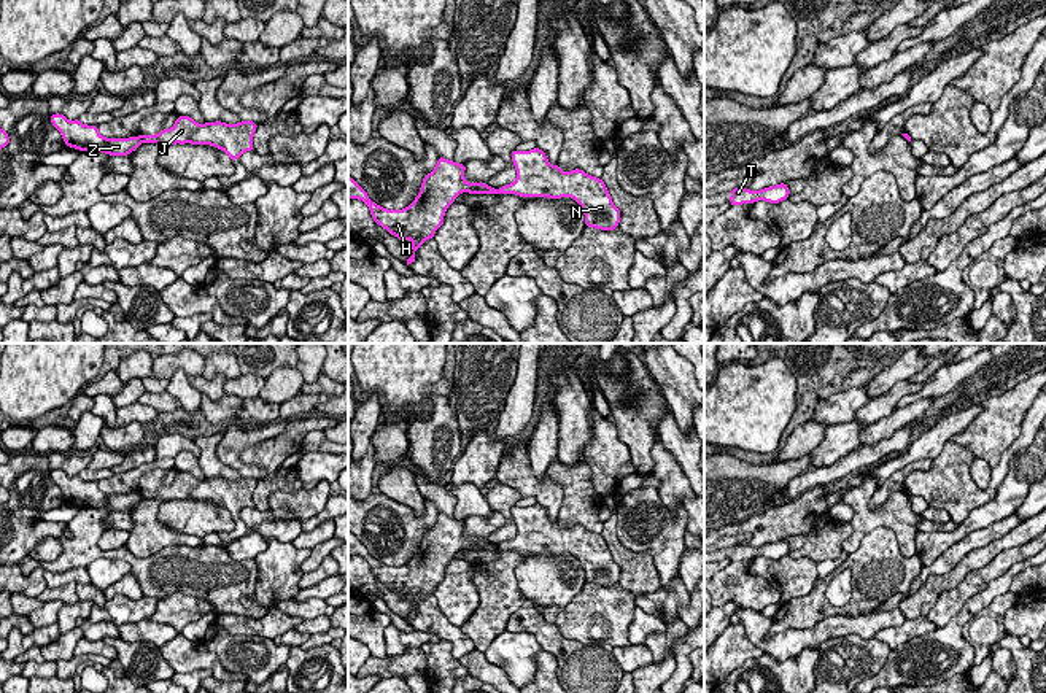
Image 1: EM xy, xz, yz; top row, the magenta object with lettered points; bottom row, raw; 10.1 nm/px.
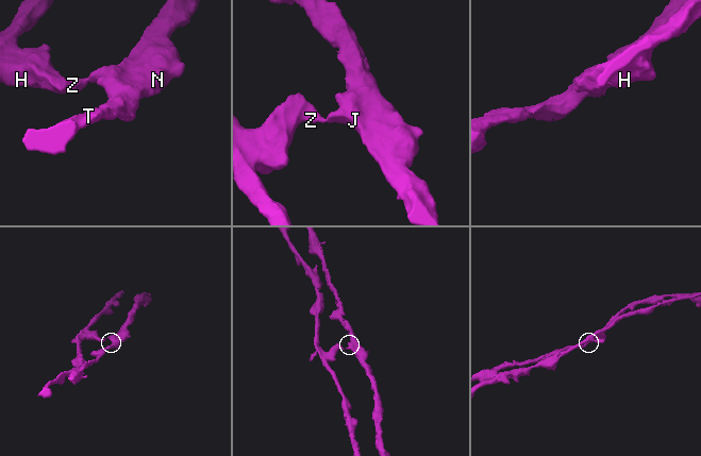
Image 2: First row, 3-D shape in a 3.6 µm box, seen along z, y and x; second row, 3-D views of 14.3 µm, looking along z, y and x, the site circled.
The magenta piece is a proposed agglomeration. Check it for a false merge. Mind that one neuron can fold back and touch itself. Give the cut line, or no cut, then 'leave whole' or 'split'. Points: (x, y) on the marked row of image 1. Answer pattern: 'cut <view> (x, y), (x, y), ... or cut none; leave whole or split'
cut xy (139, 135), (142, 140); split

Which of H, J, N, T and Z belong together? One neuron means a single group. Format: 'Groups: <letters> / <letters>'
Groups: H Z / J N T

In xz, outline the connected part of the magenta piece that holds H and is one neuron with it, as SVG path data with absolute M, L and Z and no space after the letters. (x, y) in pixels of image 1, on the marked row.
M439 157L437 165L423 178L415 200L404 210L386 210L372 202L367 192L351 176L348 176L348 199L362 200L375 221L399 240L412 240L413 254L407 257L407 265L415 262L420 245L432 238L442 226L447 208L461 192L498 194L498 189L486 183L469 183L464 180L464 164Z

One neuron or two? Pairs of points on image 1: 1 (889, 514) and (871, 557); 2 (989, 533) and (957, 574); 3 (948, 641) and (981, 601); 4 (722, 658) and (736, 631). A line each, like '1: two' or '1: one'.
1: two
2: two
3: one
4: one

